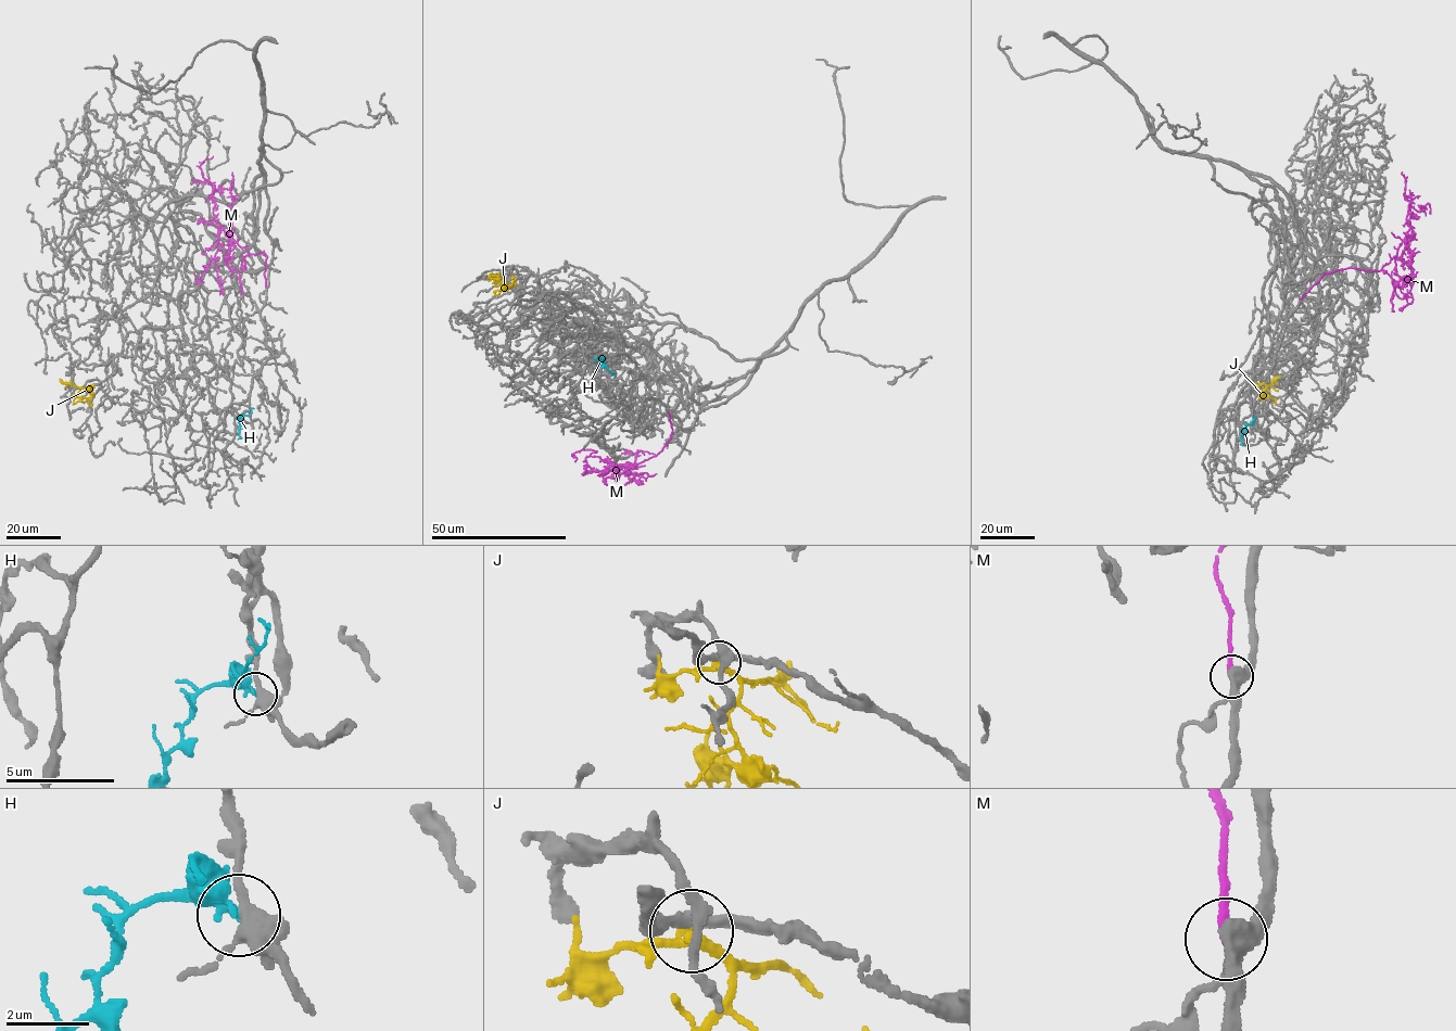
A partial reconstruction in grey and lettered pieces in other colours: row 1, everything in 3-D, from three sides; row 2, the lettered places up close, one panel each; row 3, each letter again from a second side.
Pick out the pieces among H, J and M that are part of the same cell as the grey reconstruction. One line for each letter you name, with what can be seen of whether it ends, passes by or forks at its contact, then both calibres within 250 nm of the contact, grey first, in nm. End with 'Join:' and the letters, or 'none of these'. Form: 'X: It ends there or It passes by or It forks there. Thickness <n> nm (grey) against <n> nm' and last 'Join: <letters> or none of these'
Join: none of these

